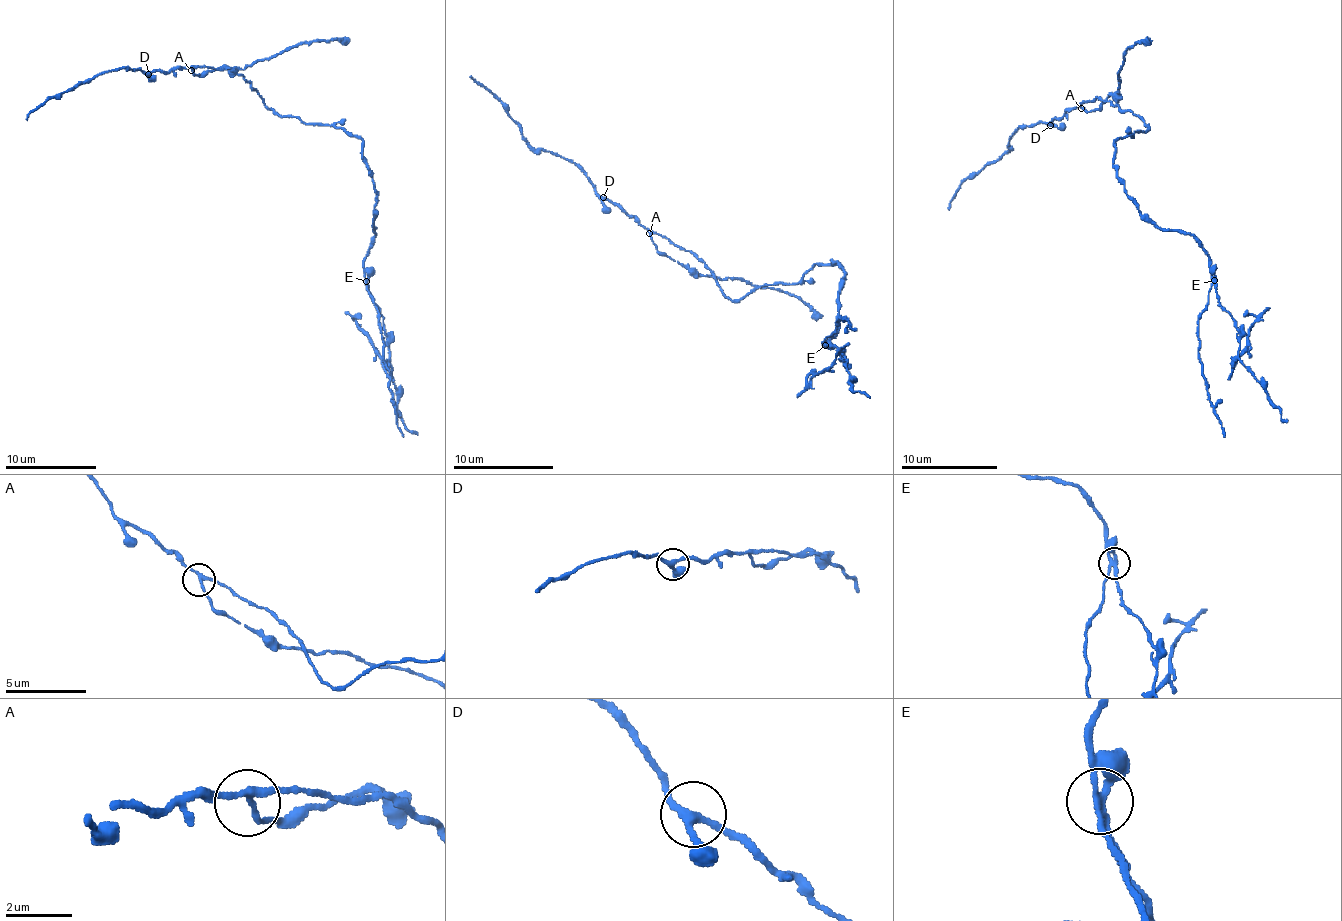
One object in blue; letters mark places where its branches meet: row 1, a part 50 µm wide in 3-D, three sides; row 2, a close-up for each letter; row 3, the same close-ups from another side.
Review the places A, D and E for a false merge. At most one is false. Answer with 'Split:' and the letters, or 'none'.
Split: E

